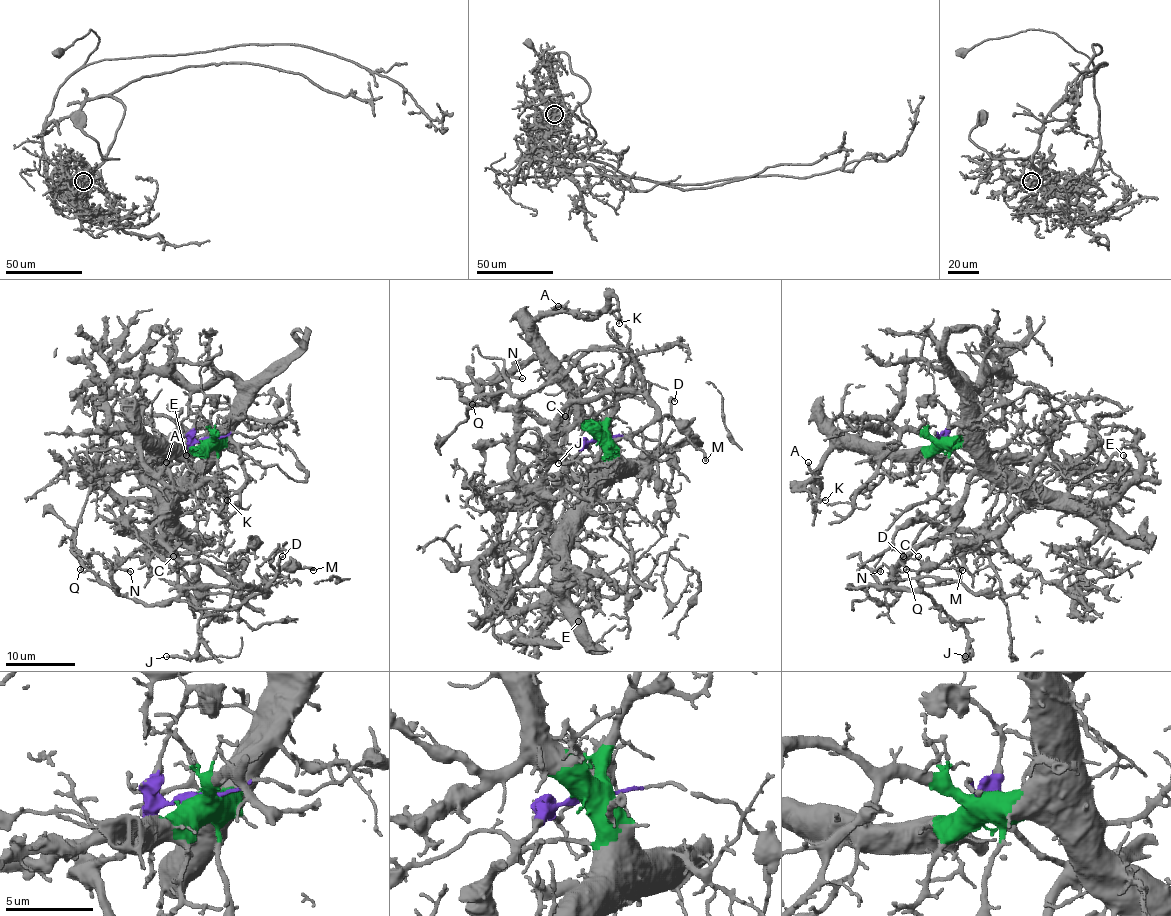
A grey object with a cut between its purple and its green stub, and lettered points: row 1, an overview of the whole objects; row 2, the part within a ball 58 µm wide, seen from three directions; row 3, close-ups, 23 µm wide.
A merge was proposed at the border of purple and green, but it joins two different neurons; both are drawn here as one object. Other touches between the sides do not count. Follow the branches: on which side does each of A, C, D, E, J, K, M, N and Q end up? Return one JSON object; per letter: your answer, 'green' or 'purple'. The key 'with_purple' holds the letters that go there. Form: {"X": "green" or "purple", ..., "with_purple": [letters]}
{"A": "green", "C": "purple", "D": "purple", "E": "green", "J": "purple", "K": "green", "M": "purple", "N": "purple", "Q": "purple", "with_purple": ["C", "D", "J", "M", "N", "Q"]}

